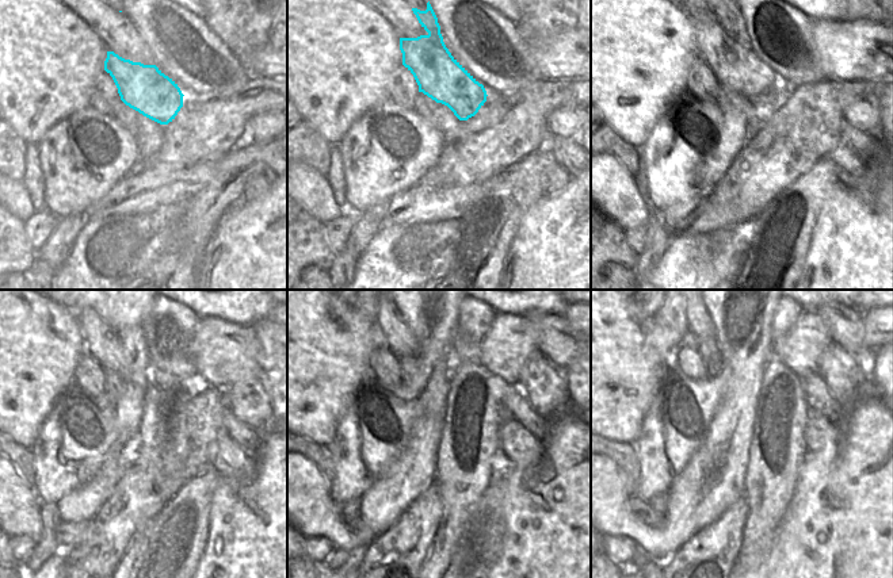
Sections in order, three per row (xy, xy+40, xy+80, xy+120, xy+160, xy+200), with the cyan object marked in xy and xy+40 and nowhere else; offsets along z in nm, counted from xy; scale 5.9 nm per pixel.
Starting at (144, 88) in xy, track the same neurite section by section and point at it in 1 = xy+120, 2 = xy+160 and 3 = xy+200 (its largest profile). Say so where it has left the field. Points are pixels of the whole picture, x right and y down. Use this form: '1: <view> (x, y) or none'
1: xy+120 (123, 351)
2: xy+160 (397, 336)
3: xy+200 (698, 324)

